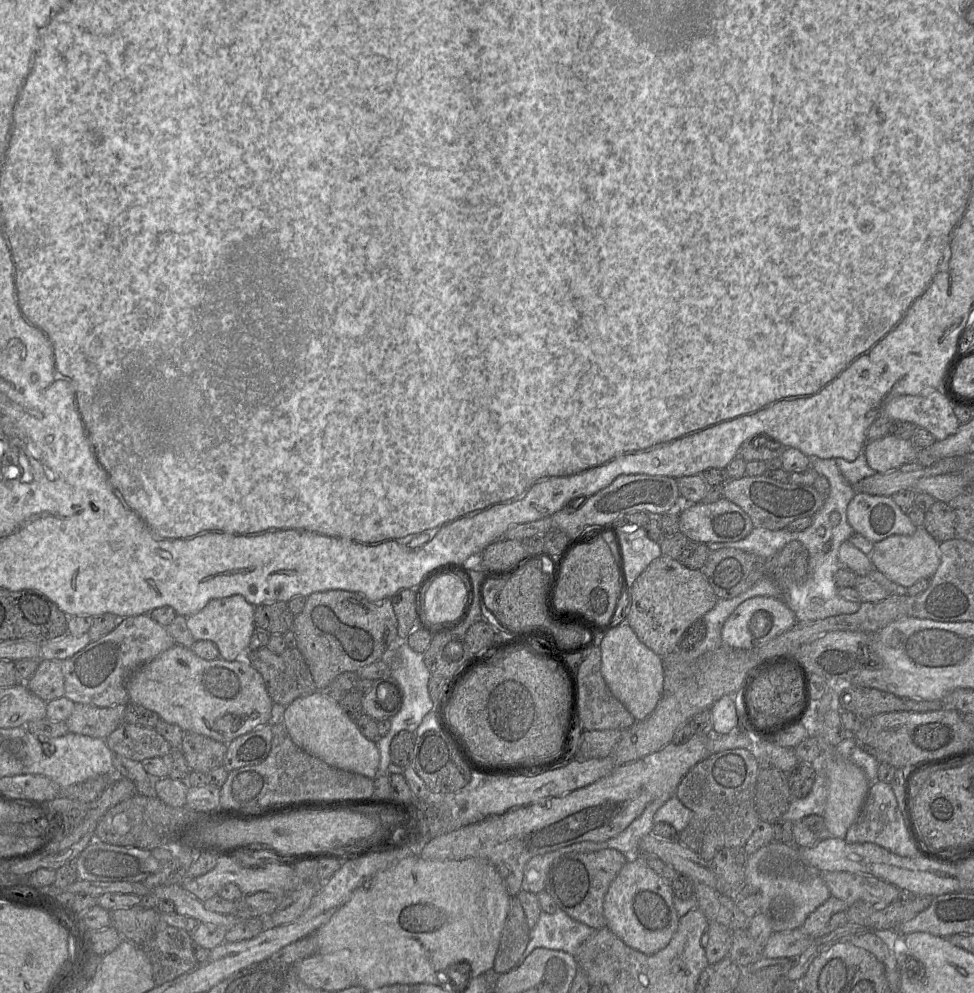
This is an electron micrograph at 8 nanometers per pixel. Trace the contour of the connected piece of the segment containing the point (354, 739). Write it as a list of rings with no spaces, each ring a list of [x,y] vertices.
[[[320,691],[295,699],[285,707],[282,720],[289,736],[298,747],[329,766],[371,779],[378,775],[380,752],[376,742],[361,733],[355,720],[344,713],[337,701]]]

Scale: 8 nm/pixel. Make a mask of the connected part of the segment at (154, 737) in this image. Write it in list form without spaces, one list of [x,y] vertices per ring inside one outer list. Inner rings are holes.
[[[123,722],[106,739],[114,754],[142,762],[144,759],[164,757],[171,750],[170,743],[153,728]]]

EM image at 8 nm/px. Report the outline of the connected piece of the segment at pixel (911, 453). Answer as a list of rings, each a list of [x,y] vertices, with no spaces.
[[[894,434],[867,441],[864,447],[869,466],[877,473],[887,473],[904,464],[917,461],[918,448],[910,440]]]

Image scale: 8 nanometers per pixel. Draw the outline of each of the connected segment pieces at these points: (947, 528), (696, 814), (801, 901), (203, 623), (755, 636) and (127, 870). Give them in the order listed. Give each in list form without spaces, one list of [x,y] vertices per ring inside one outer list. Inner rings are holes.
[[[938,501],[926,511],[923,527],[938,542],[955,538],[957,516],[949,503]]]
[[[744,748],[729,749],[709,755],[691,768],[681,779],[674,793],[674,796],[692,811],[689,824],[678,834],[678,842],[708,862],[723,848],[743,848],[761,820],[754,804],[759,770],[760,764],[757,759],[749,749]]]
[[[772,841],[748,856],[745,867],[745,885],[754,888],[760,895],[760,913],[769,917],[774,932],[791,931],[803,925],[807,917],[830,897],[823,880],[823,872],[803,860],[795,844]]]
[[[232,595],[211,600],[199,612],[189,616],[186,624],[195,641],[213,642],[221,659],[234,661],[243,658],[249,650],[250,638],[255,630],[254,611],[255,607],[242,596]]]
[[[757,596],[742,602],[725,621],[721,638],[724,646],[749,650],[759,647],[797,623],[794,612],[779,598]]]
[[[93,840],[75,859],[77,878],[101,882],[143,882],[159,870],[159,861],[150,850],[138,847],[119,846]]]

